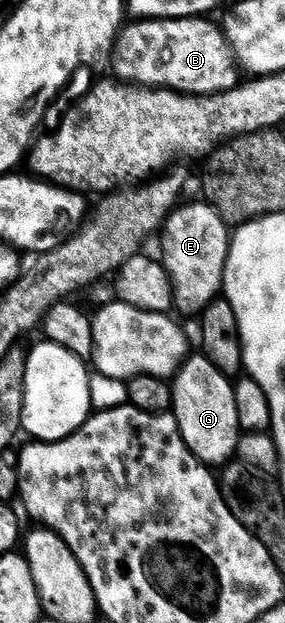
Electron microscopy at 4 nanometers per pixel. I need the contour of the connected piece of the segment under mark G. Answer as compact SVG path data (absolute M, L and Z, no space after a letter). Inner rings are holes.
M202 353L192 354L173 376L171 406L185 445L199 458L200 463L206 463L212 469L219 469L236 458L241 428L238 421L235 388L232 380L223 375L221 369L217 369L217 365L213 365L213 361L209 361L206 355Z

